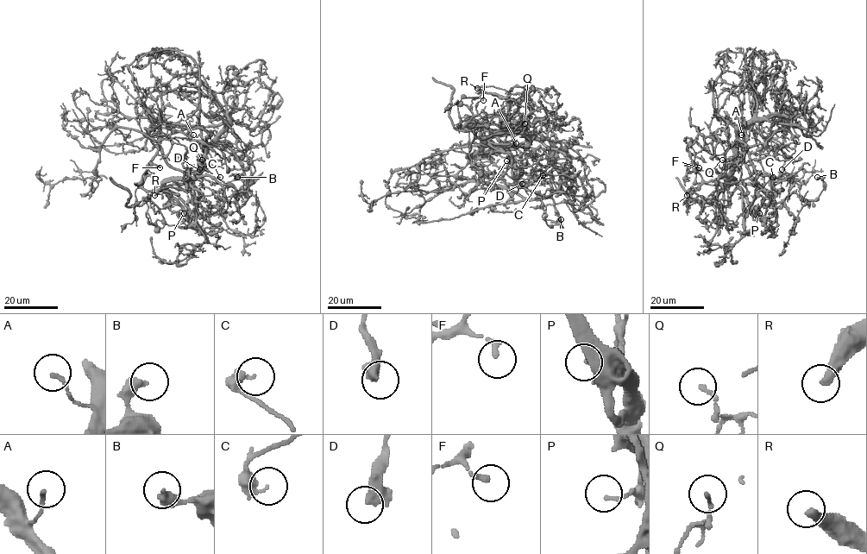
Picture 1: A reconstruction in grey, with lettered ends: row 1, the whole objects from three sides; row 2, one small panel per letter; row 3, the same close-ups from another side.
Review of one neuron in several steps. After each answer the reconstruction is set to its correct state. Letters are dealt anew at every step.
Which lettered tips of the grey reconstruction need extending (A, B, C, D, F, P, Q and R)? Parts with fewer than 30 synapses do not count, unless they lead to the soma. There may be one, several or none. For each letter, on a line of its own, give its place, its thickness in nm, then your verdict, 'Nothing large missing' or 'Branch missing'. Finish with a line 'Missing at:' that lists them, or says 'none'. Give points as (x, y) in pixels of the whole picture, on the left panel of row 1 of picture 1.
A: Place: (193, 135). Thickness 130 nm. Nothing large missing
B: Place: (237, 177). Thickness 360 nm. Nothing large missing
C: Place: (220, 177). Thickness 240 nm. Nothing large missing
D: Place: (199, 169). Thickness 360 nm. Nothing large missing
F: Place: (160, 167). Thickness 190 nm. Nothing large missing
P: Place: (184, 213). Thickness 130 nm. Nothing large missing
Q: Place: (202, 160). Thickness 140 nm. Nothing large missing
R: Place: (154, 195). Thickness 380 nm. Nothing large missing
Missing at: none

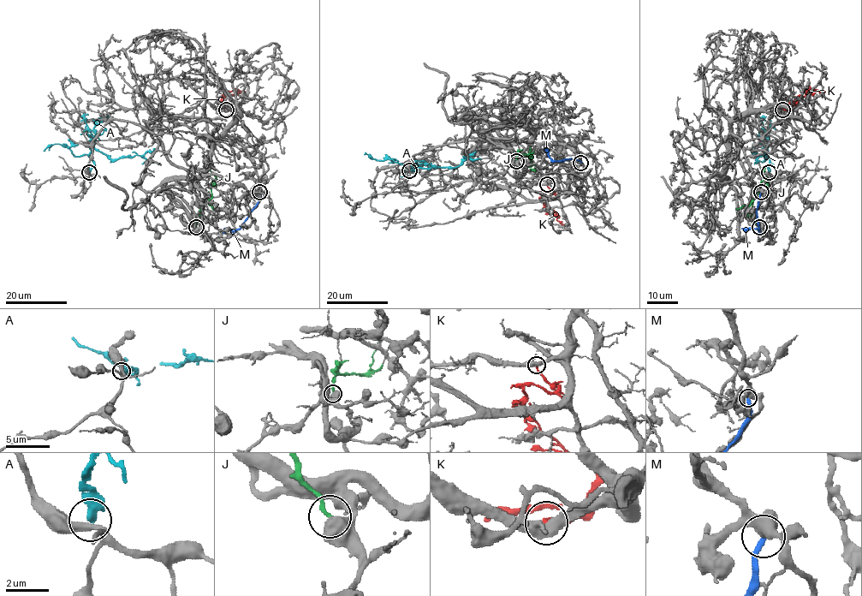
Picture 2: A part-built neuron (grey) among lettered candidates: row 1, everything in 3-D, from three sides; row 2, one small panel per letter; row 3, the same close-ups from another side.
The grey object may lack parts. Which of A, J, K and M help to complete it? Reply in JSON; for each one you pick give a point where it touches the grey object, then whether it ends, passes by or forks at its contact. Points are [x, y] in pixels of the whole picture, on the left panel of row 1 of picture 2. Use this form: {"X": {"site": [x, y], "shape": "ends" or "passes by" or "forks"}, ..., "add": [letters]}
{"add": []}

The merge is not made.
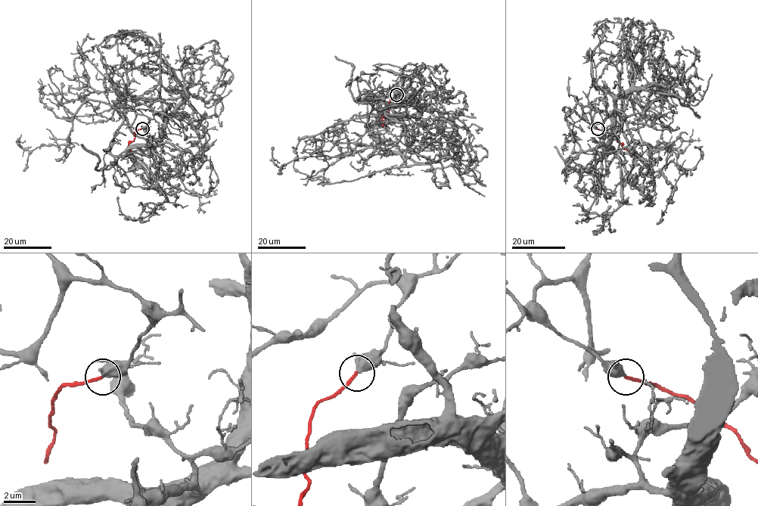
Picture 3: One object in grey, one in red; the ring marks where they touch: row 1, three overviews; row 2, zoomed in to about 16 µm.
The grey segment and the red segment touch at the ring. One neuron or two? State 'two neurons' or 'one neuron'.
one neuron

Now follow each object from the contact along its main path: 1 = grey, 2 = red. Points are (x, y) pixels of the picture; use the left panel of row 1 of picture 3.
1: (142, 128), (168, 106), (165, 117), (169, 114), (185, 89), (176, 97), (64, 118)
2: (142, 128), (135, 131), (135, 140), (128, 144), (132, 153)

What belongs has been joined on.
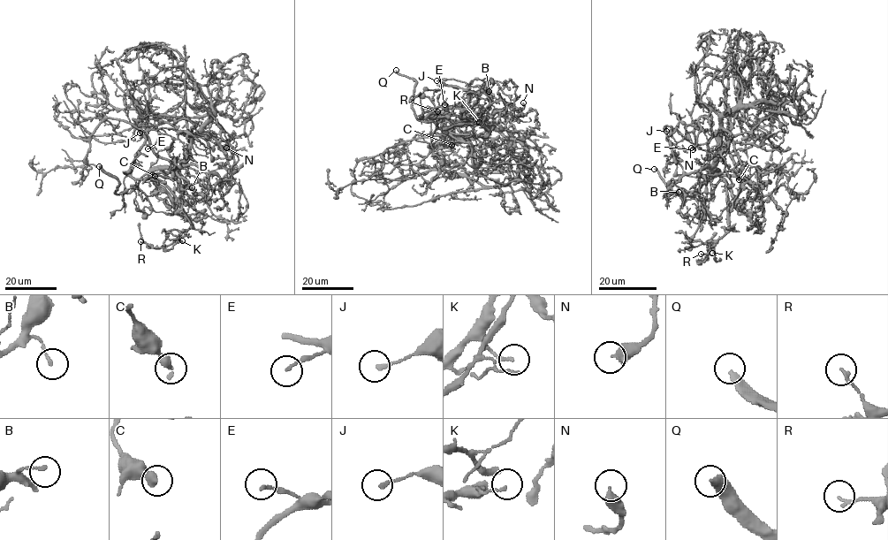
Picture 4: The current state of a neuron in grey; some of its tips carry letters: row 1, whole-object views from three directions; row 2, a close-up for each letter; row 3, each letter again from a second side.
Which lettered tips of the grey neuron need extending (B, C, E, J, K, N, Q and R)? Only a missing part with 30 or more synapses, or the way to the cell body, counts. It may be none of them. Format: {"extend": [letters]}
{"extend": ["Q", "R"]}

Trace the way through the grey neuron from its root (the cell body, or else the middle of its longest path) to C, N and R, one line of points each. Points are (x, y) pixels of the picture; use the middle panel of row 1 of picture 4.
C: (444, 141), (443, 112), (468, 98), (467, 107), (454, 120), (454, 132), (447, 136), (451, 145)
N: (444, 141), (445, 147), (446, 137), (475, 137), (487, 128), (504, 128), (513, 110), (524, 107), (523, 102)
R: (444, 141), (440, 117), (421, 120), (453, 133), (489, 131), (466, 110), (444, 116), (437, 111)

